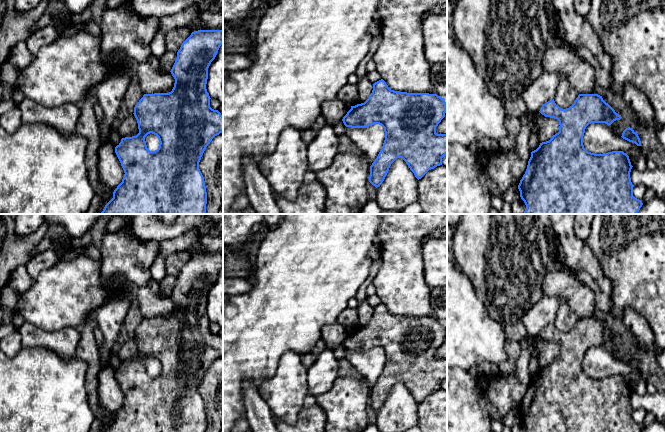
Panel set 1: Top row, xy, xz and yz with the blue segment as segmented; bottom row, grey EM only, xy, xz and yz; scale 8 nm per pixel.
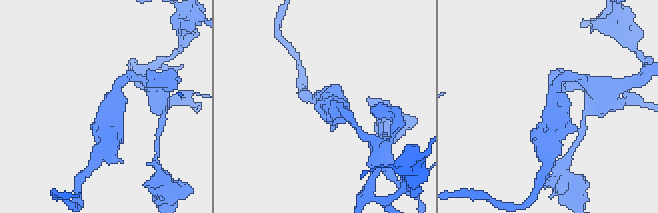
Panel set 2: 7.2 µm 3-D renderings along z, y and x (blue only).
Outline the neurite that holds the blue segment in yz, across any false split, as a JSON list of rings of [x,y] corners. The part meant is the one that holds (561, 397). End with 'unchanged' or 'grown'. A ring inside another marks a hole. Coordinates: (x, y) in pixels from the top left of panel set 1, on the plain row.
[[[579,318],[566,333],[560,332],[553,323],[543,328],[539,336],[545,341],[557,343],[560,350],[558,357],[531,376],[526,396],[518,409],[526,432],[642,431],[642,425],[633,420],[634,409],[630,402],[633,390],[629,380],[623,375],[595,378],[584,372],[583,360],[589,348],[605,347],[609,350],[622,342],[602,320]]]; unchanged

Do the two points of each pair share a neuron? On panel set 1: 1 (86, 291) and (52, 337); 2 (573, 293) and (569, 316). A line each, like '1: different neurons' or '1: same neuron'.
1: different neurons
2: different neurons

